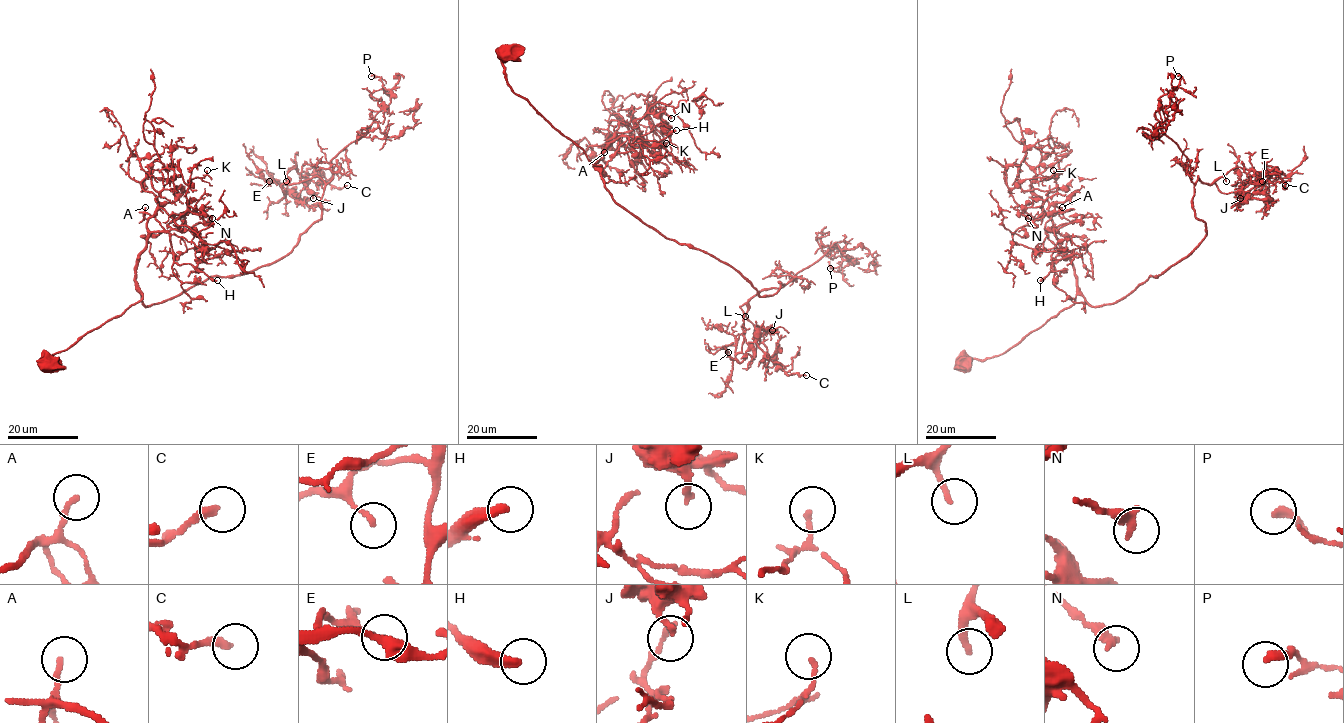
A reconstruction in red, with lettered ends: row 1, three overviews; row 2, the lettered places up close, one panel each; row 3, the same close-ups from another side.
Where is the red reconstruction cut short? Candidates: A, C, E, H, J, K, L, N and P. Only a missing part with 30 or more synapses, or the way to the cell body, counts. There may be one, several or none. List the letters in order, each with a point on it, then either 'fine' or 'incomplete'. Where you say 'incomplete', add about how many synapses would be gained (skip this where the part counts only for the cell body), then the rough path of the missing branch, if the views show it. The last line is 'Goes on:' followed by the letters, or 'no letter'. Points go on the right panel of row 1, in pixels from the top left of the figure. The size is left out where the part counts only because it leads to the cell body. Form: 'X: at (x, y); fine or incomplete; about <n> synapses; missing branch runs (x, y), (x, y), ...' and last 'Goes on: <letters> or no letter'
A: at (1062, 207); fine
C: at (1285, 185); fine
E: at (1262, 181); fine
H: at (1040, 280); fine
J: at (1240, 198); fine
K: at (1053, 170); fine
L: at (1226, 181); incomplete; about 300 synapses; missing branch runs (1226, 181), (1240, 184), (1261, 162), (1261, 152), (1277, 139), (1296, 149), (1319, 154)
N: at (1028, 218); incomplete; about 30 synapses
P: at (1178, 76); fine
Goes on: L, N

